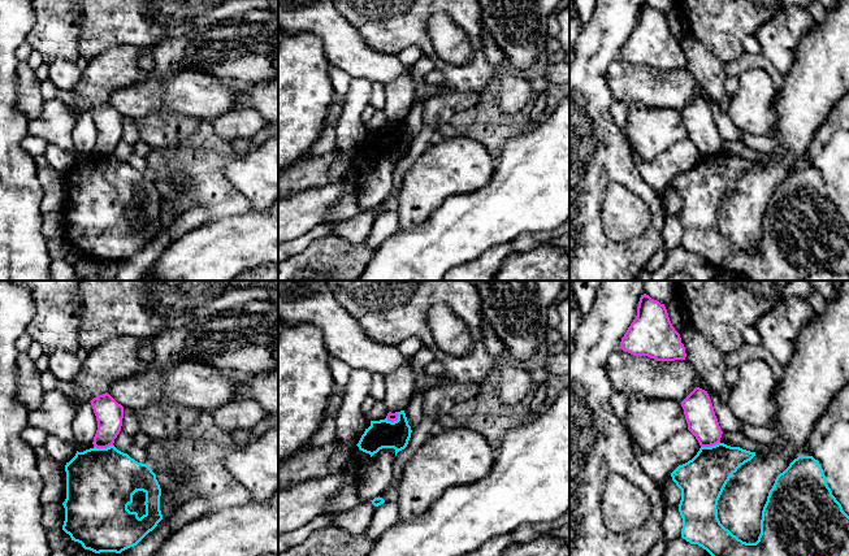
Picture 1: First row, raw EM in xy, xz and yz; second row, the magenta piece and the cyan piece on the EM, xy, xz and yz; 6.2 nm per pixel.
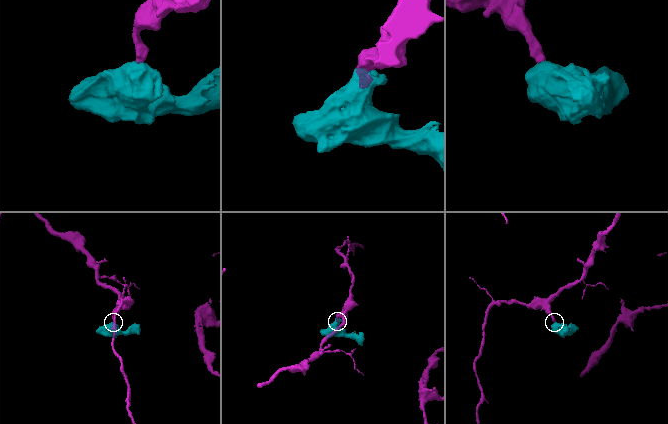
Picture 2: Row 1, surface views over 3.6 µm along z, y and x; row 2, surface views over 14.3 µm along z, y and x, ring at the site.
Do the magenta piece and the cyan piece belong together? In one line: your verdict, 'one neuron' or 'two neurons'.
two neurons

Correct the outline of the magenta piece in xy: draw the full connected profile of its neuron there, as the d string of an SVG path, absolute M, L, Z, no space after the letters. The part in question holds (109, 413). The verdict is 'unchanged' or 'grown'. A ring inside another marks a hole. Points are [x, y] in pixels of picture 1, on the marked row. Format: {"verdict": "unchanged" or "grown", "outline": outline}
{"verdict": "unchanged", "outline": "M108 392L94 398L90 403L98 421L98 430L92 442L94 447L107 448L113 446L121 431L124 407Z"}

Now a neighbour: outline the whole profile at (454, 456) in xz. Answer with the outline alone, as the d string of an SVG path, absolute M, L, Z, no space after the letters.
M437 429L403 466L398 487L400 521L425 514L450 487L486 477L497 451L469 429Z

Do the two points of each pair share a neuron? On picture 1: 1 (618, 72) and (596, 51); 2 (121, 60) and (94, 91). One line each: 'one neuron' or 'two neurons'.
1: two neurons
2: one neuron

